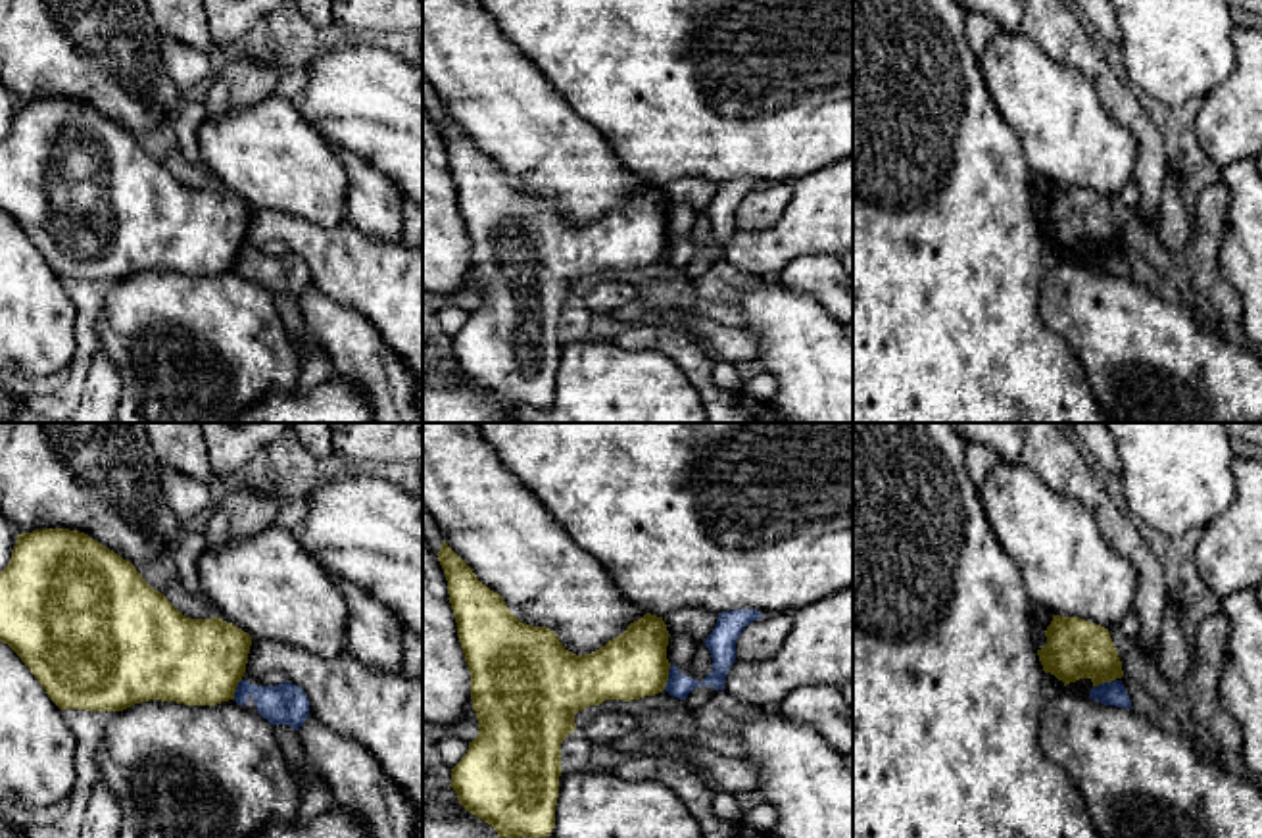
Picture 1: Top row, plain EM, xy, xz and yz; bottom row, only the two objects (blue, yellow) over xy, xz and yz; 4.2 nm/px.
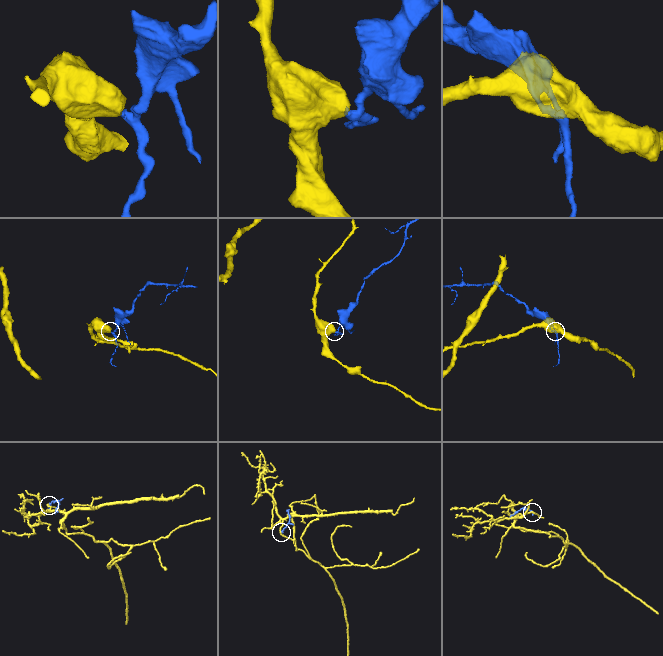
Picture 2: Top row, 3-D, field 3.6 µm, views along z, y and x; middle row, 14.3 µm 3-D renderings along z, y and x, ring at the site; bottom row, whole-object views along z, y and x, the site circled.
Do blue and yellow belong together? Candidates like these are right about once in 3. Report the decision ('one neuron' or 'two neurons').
two neurons

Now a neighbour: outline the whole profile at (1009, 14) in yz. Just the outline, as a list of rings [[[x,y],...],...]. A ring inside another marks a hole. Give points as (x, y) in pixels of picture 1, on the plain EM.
[[[959,0],[968,13],[989,15],[1003,33],[1022,29],[1026,0]]]

